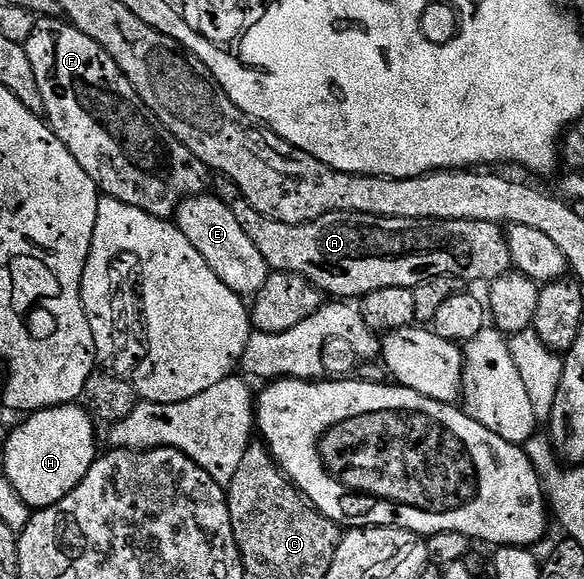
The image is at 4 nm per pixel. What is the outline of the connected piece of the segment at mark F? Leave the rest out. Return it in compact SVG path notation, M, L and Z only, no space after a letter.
M42 17L35 20L34 30L32 35L28 35L25 47L28 63L32 63L32 71L36 75L36 87L40 91L42 113L45 120L48 122L51 131L60 139L60 143L64 143L64 147L68 147L68 151L72 151L72 159L76 159L76 163L80 163L80 167L84 167L88 179L92 179L92 183L96 183L99 194L112 199L120 199L120 203L128 203L128 207L140 207L140 211L148 211L148 215L153 217L170 219L177 214L178 208L189 197L201 197L209 190L206 188L210 185L210 177L212 178L211 170L207 169L200 159L196 159L196 155L192 155L192 151L188 151L188 147L184 147L184 143L180 143L180 139L172 136L158 122L154 112L140 99L140 95L136 95L136 87L132 87L132 83L128 83L124 71L120 71L116 59L112 59L112 55L108 55L108 51L104 51L104 47L100 47L100 43L96 43L96 39L88 39L88 35L84 35L84 31L80 31L75 25L70 24L65 19Z

